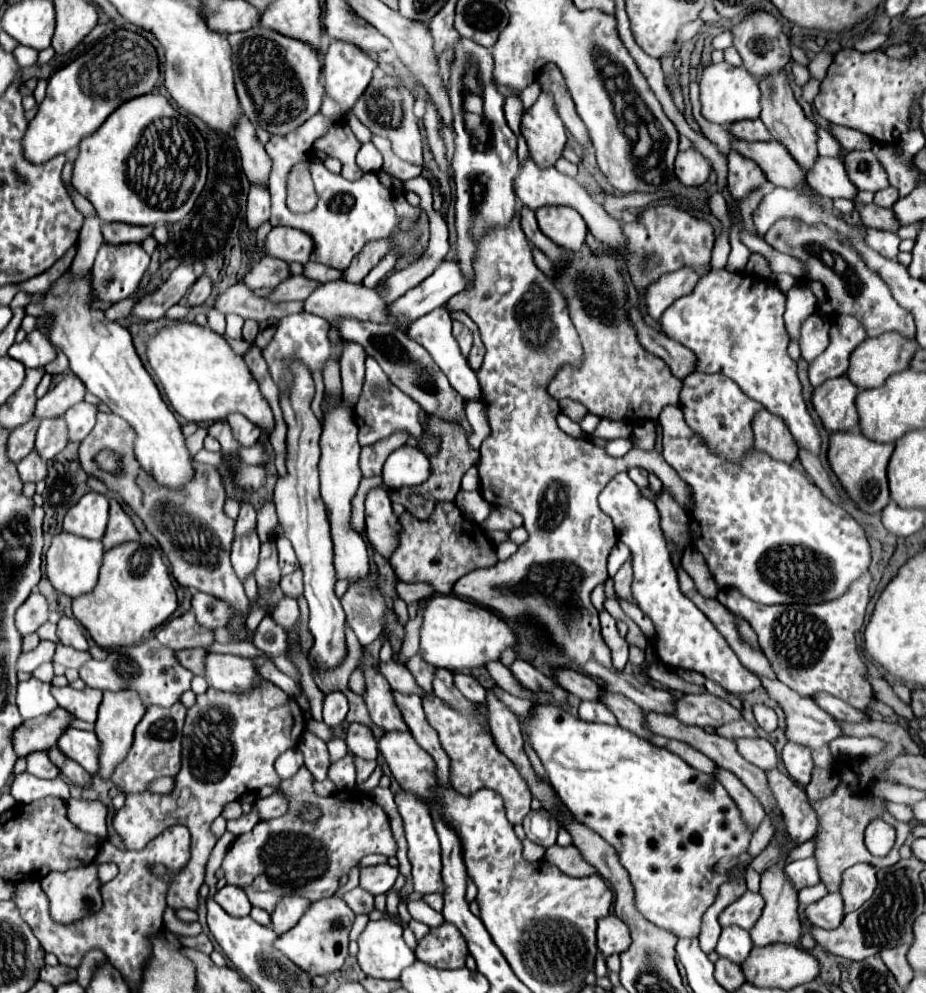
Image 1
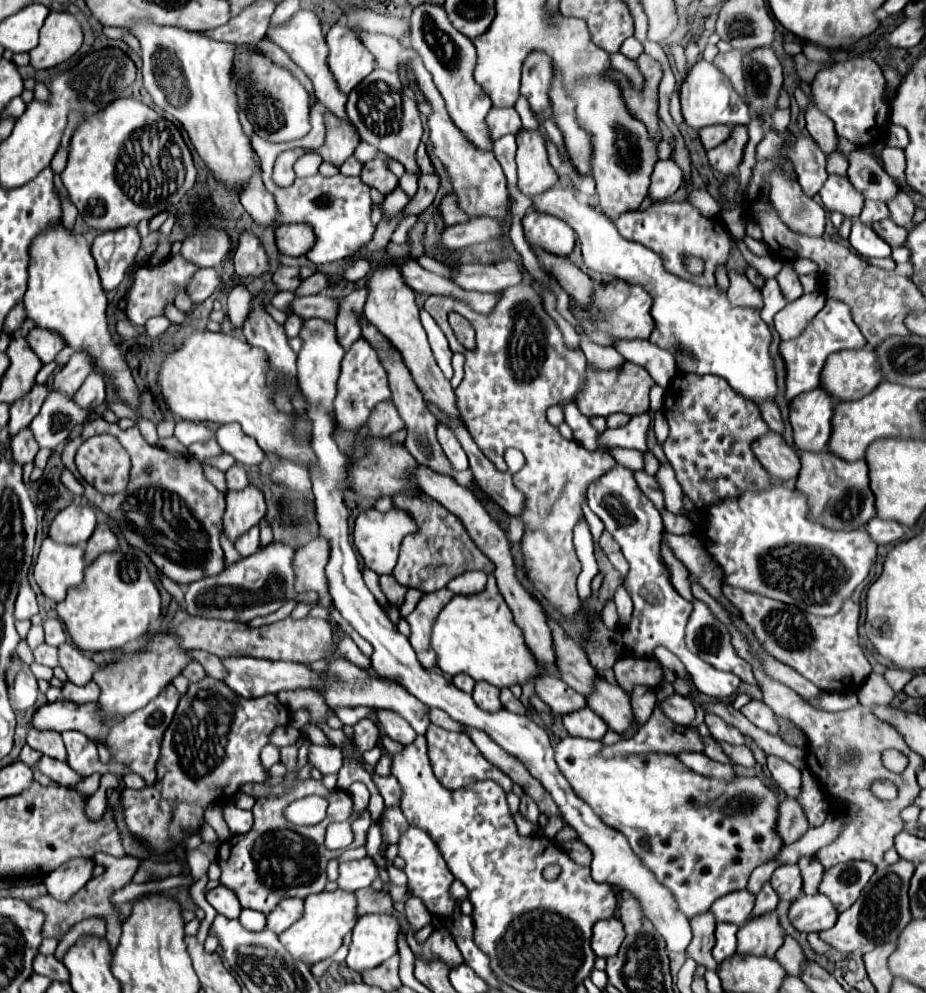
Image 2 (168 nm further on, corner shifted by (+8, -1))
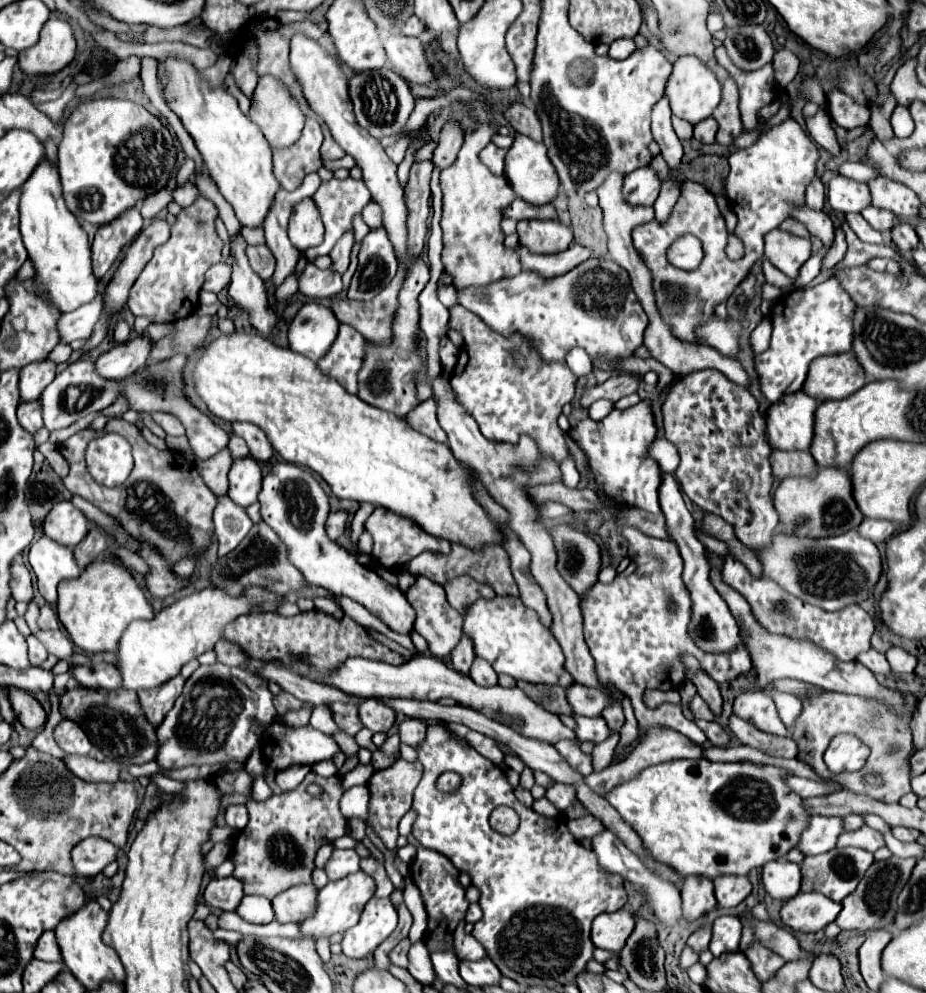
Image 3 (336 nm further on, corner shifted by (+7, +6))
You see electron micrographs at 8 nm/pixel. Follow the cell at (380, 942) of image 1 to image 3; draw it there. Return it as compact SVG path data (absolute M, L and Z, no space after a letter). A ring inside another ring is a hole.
M371 897L371 901L365 905L361 921L347 929L341 939L343 953L347 957L367 957L377 949L379 943L383 943L389 933L397 927L397 911L391 903L391 899L379 899Z

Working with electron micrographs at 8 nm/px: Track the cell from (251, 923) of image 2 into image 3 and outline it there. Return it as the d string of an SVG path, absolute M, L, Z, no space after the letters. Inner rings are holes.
M243 897L241 905L237 907L237 913L249 921L249 923L271 923L275 919L275 913L271 909L271 901L267 897Z

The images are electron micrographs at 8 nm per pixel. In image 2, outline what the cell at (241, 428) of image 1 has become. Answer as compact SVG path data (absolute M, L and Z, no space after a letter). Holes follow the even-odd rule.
M224 424L216 430L216 442L220 448L236 458L236 462L242 462L246 466L256 466L262 462L264 452L254 442L254 438L246 436L238 424Z

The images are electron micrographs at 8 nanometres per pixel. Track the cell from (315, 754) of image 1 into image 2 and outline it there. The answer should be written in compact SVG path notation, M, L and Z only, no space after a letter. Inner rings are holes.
M284 726L284 728L276 728L276 730L272 732L270 742L272 742L274 746L282 748L282 746L292 746L292 744L296 744L298 738L300 738L300 730L298 730L298 728L294 728L294 726Z

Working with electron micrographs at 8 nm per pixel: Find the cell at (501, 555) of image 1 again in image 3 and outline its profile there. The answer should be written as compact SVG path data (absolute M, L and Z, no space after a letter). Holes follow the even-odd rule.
M495 597L491 601L475 601L463 617L463 631L473 639L475 655L487 659L495 673L511 675L529 683L571 687L575 681L567 675L565 655L547 627L543 627L537 611L523 605L519 597Z

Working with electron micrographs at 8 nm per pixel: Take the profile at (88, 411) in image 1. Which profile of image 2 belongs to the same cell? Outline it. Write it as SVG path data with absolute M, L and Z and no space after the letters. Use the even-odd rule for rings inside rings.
M92 372L72 398L74 402L78 402L78 406L94 410L94 406L100 406L104 402L104 396L106 396L106 382L102 380L100 374Z

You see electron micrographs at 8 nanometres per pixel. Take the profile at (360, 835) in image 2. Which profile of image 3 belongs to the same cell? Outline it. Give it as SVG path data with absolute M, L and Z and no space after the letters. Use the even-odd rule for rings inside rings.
M309 773L291 791L271 795L265 801L249 799L245 803L249 823L243 831L239 831L231 853L231 861L235 863L233 877L243 883L245 895L265 895L267 899L273 899L277 893L293 885L311 883L317 849L325 843L333 843L337 837L343 837L347 833L347 819L339 811L339 799L343 795L339 783L339 775L325 779ZM309 783L319 783L323 787L323 795L311 797L305 791Z

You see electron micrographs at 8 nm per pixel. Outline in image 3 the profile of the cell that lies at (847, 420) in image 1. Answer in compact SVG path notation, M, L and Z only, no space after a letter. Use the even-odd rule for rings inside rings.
M801 391L785 395L767 411L767 441L773 449L809 449L817 401Z

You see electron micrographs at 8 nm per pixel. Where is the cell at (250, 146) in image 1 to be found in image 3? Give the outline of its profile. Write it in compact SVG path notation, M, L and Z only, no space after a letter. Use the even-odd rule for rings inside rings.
M309 173L305 177L305 181L301 183L299 189L295 189L293 193L281 189L273 201L273 207L263 223L265 229L265 239L267 239L267 247L275 257L275 273L271 277L273 287L279 287L297 267L297 259L299 259L299 249L295 249L287 237L287 223L289 223L289 215L291 209L295 207L295 203L299 203L299 199L303 197L311 197L321 185L321 179L317 173Z

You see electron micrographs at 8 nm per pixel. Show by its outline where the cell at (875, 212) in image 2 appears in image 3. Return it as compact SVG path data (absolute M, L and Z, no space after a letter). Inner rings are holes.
M869 205L865 211L861 211L861 215L865 217L865 221L873 227L873 229L877 229L877 231L881 231L881 233L889 233L891 231L891 227L897 223L895 221L895 215L891 215L891 211L885 211L885 209L877 209L877 207L873 207L873 205Z

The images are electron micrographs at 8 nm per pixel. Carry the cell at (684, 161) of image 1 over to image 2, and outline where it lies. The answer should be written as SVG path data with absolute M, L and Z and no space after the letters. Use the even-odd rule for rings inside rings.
M660 160L652 172L652 184L648 196L652 200L666 200L682 186L682 182L684 182L682 168L674 160Z

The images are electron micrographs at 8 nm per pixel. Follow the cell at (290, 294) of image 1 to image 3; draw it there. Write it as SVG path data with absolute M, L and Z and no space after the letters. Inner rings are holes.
M347 231L347 235L343 235L343 239L339 239L339 243L335 243L335 247L331 251L331 259L333 259L331 271L337 271L337 273L345 273L347 271L353 243L355 243L353 231Z

